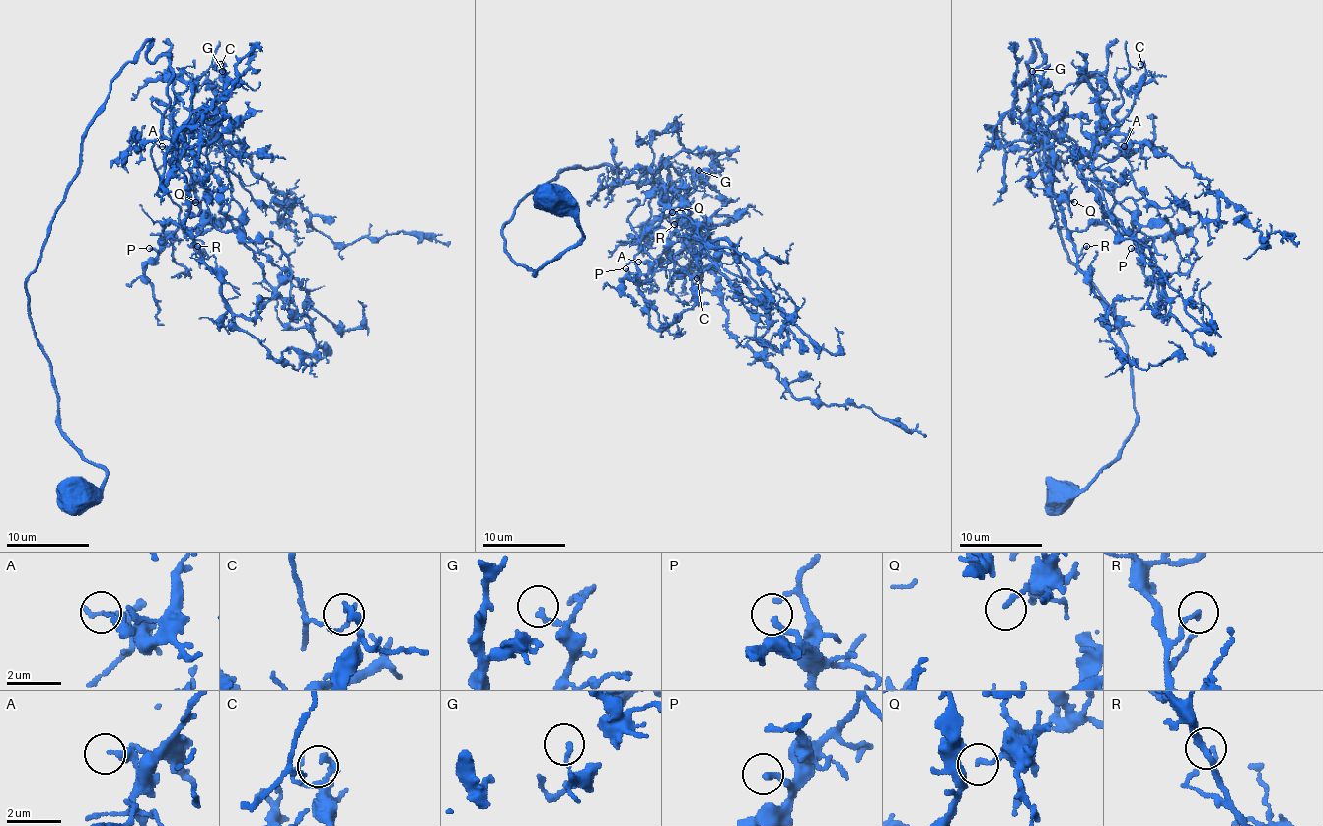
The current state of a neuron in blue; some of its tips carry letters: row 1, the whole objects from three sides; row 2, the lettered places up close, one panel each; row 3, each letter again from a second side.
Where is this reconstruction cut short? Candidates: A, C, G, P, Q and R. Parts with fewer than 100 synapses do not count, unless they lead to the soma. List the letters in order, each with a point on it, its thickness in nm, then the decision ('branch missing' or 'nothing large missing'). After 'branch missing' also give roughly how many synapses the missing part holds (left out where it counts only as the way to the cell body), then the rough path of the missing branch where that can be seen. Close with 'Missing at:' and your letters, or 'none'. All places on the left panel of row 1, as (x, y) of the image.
A: (162, 146) | 300 nm | nothing large missing
C: (220, 64) | 200 nm | nothing large missing
G: (222, 71) | 170 nm | nothing large missing
P: (149, 248) | 240 nm | nothing large missing
Q: (195, 202) | 170 nm | nothing large missing
R: (197, 246) | 150 nm | nothing large missing
Missing at: none

